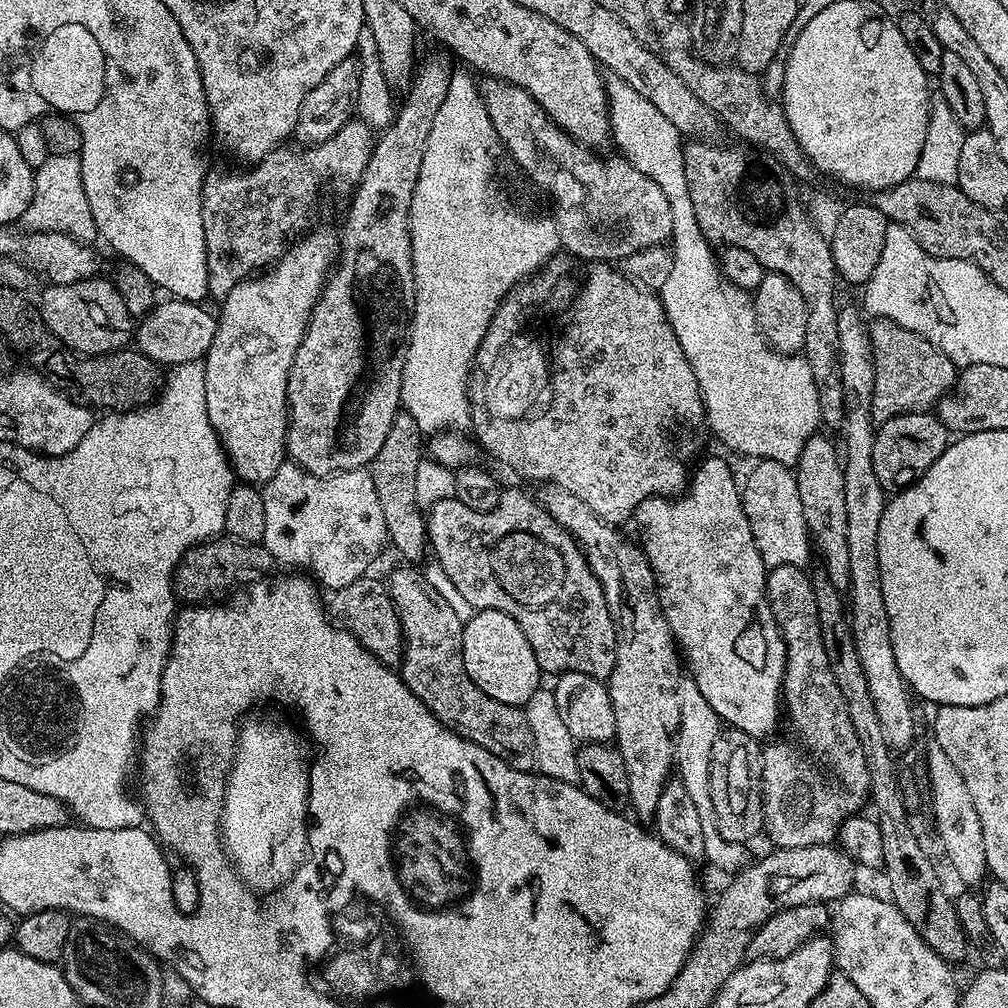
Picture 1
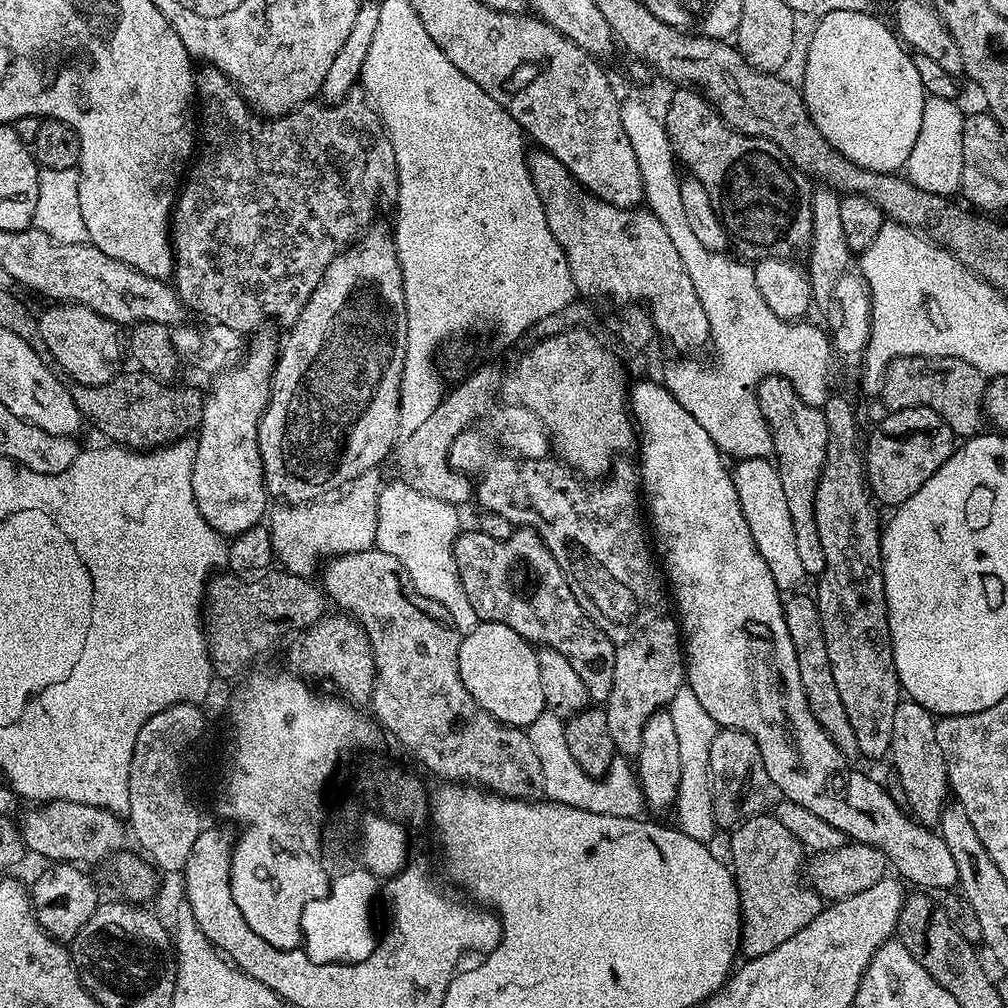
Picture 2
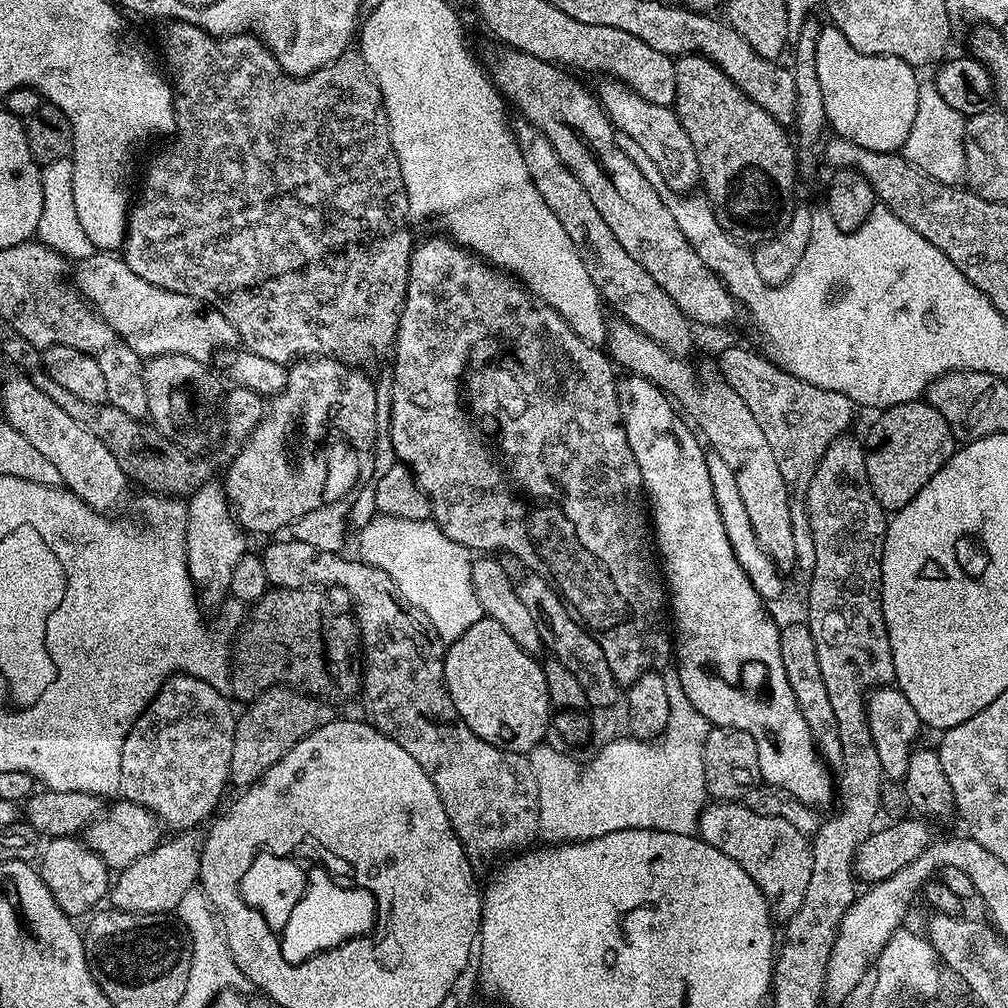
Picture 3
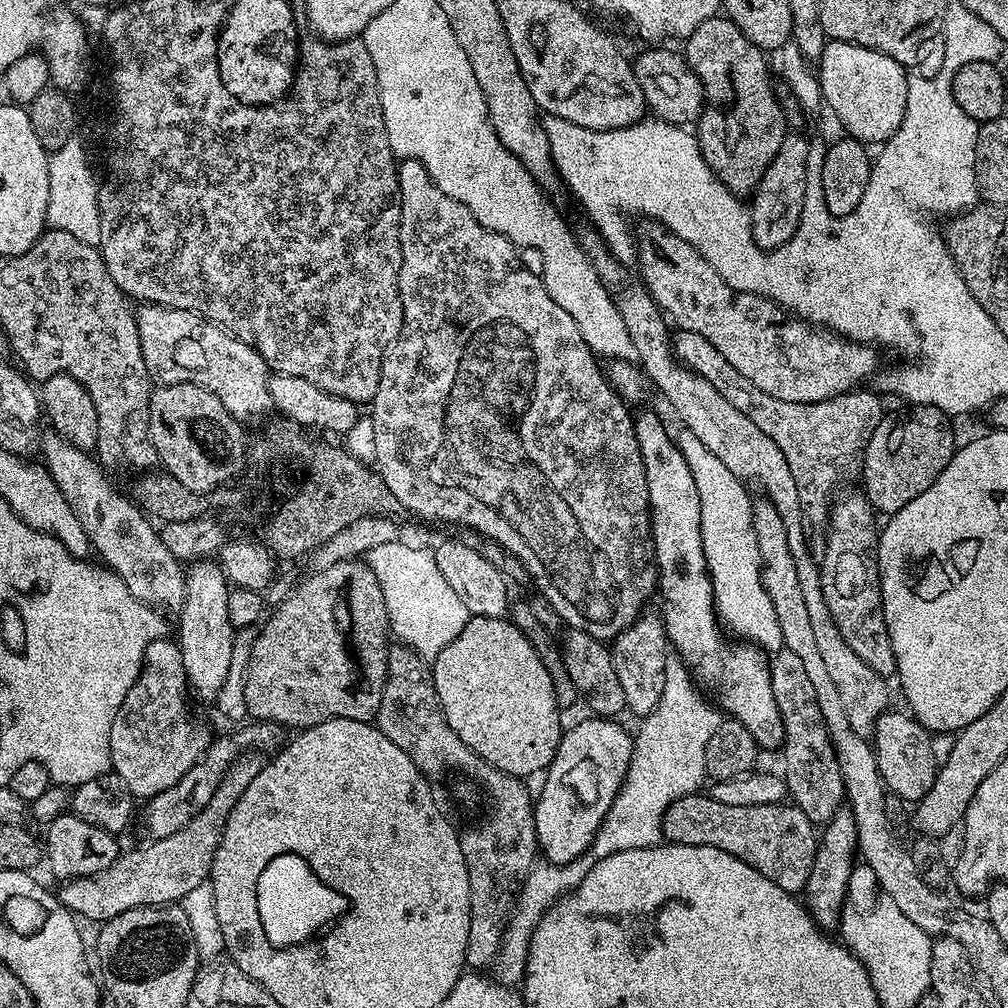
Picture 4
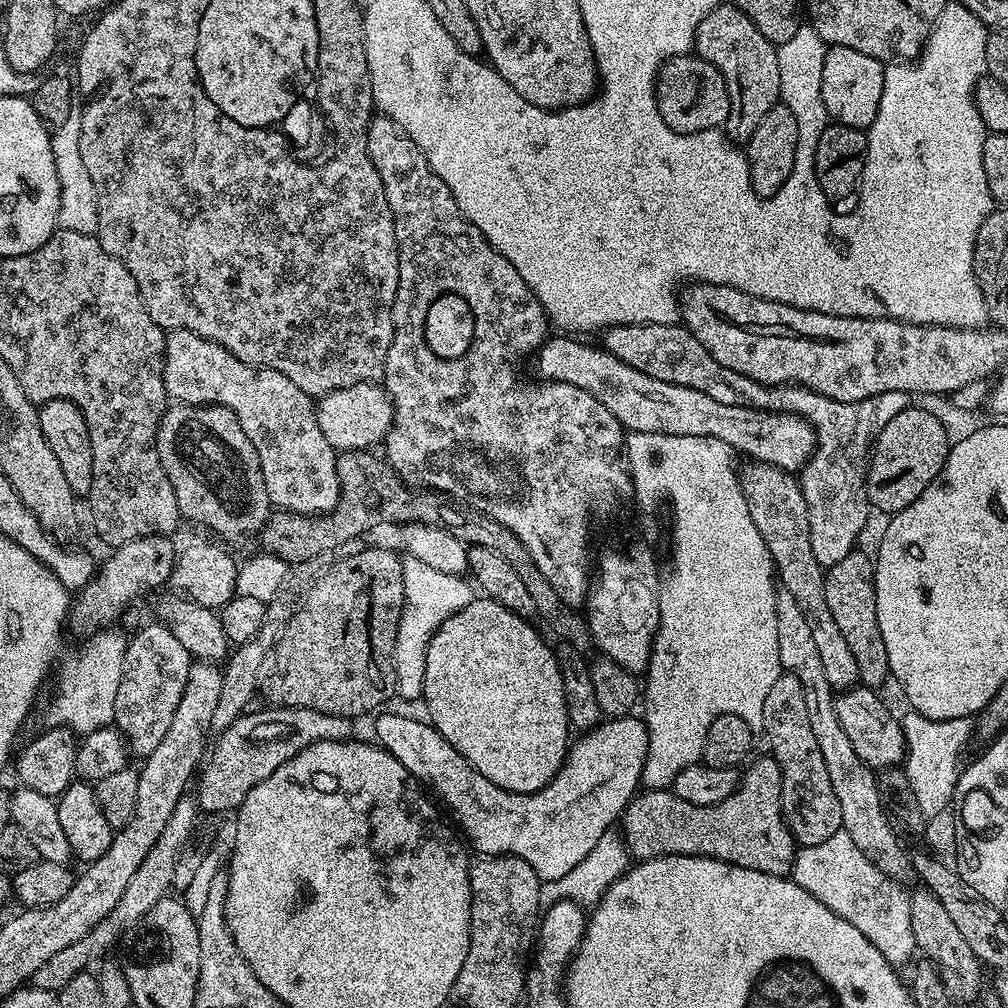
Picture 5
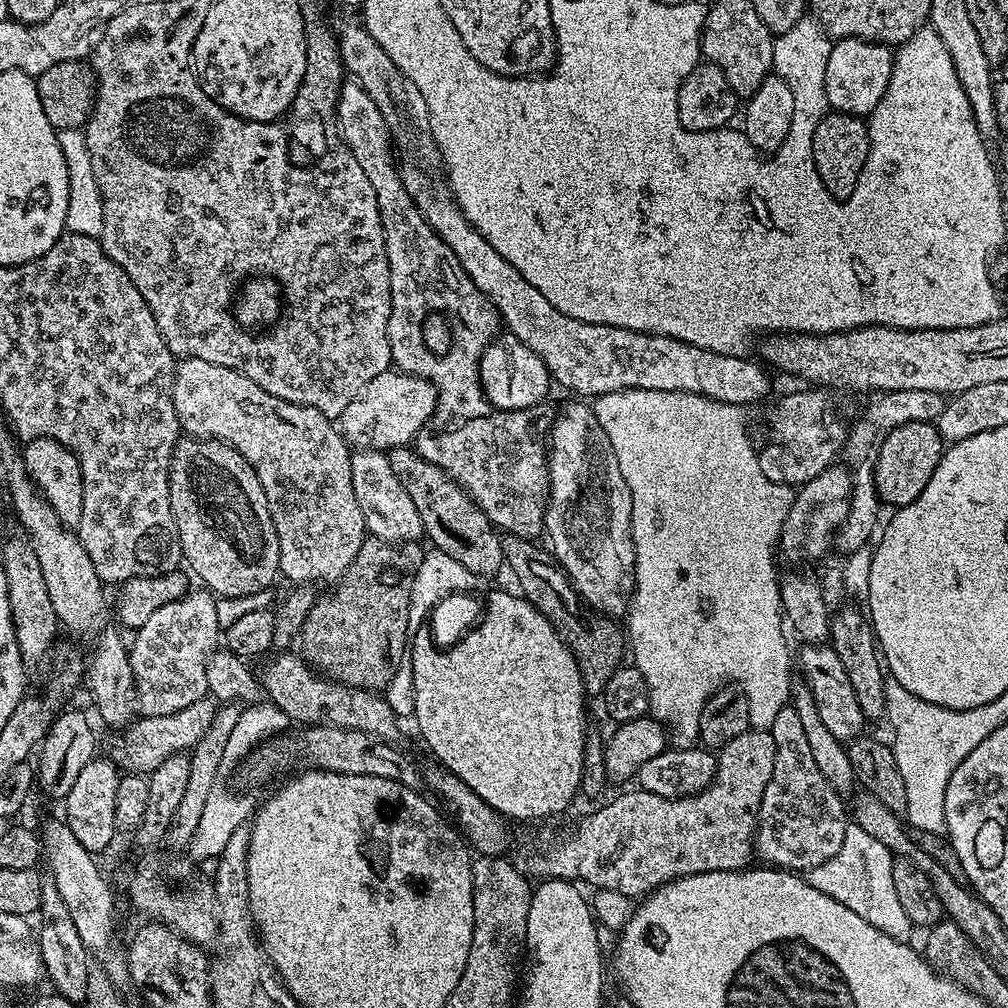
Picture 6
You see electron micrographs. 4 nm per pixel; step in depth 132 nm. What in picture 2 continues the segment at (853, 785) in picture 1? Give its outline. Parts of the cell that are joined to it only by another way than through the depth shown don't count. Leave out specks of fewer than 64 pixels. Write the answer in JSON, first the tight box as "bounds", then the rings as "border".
{"bounds":[783,594,859,758],"border":[[[800,594],[789,595],[792,597],[783,601],[784,617],[786,630],[790,630],[790,642],[794,642],[794,654],[798,658],[798,678],[802,678],[806,702],[814,718],[836,743],[840,753],[849,758],[859,757],[858,742],[854,738],[854,730],[850,727],[850,718],[846,718],[842,698],[838,698],[838,686],[834,686],[834,670],[830,670],[830,654],[826,654],[826,638],[822,638],[822,618],[818,614],[818,606],[811,595],[796,595]]]}

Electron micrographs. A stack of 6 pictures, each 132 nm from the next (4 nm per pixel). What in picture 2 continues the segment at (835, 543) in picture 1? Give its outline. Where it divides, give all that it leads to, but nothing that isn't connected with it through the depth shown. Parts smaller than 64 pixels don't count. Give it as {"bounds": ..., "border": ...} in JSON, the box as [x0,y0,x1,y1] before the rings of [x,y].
{"bounds":[757,376,826,578],"border":[[[765,376],[757,387],[757,401],[761,406],[769,430],[772,432],[774,463],[782,478],[782,491],[786,494],[794,526],[798,558],[802,561],[805,577],[819,578],[826,566],[822,554],[822,541],[818,538],[818,522],[814,520],[815,491],[818,490],[826,458],[826,418],[821,409],[802,402],[794,386],[781,376]]]}

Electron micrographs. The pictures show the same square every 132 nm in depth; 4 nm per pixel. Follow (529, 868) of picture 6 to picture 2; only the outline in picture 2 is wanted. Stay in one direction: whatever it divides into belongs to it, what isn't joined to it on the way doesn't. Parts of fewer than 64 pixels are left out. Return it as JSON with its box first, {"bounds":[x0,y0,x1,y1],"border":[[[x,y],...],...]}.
{"bounds":[728,814,822,958],"border":[[[761,814],[751,816],[749,820],[743,820],[741,824],[731,829],[730,836],[732,841],[729,842],[728,848],[732,851],[732,860],[730,867],[736,877],[736,889],[740,891],[740,952],[745,957],[751,958],[770,954],[770,950],[778,950],[782,942],[790,942],[802,926],[810,926],[814,918],[821,910],[822,898],[816,892],[816,889],[802,882],[796,876],[791,876],[788,872],[775,872],[774,869],[768,868],[768,844],[784,844],[789,842],[790,836],[782,822],[773,814]]]}

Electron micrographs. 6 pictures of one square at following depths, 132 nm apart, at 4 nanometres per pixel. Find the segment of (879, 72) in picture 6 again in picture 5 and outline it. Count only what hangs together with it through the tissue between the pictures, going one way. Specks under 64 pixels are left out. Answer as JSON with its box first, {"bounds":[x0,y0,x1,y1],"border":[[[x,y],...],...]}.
{"bounds":[818,47,884,130],"border":[[[829,47],[828,53],[822,58],[818,81],[818,100],[823,111],[825,108],[835,123],[861,130],[871,128],[884,89],[884,69],[881,61],[858,54],[858,50]]]}

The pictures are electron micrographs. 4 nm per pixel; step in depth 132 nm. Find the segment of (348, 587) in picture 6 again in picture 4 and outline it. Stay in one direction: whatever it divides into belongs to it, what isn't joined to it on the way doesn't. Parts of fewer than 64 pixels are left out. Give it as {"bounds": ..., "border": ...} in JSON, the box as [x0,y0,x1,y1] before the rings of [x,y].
{"bounds":[244,558,375,730],"border":[[[357,558],[354,560],[343,560],[321,572],[313,571],[311,573],[312,577],[310,577],[309,580],[302,581],[296,590],[290,593],[273,612],[271,609],[270,615],[263,621],[262,627],[256,633],[256,641],[252,647],[252,653],[248,659],[246,674],[244,675],[246,678],[246,706],[248,707],[248,716],[251,717],[253,721],[268,720],[271,724],[279,724],[288,730],[303,730],[310,726],[318,726],[322,722],[333,720],[334,718],[371,721],[373,717],[375,717],[374,702],[372,702],[368,696],[364,696],[364,694],[356,694],[356,696],[352,694],[352,686],[356,686],[356,684],[352,684],[352,674],[354,674],[354,672],[350,672],[350,664],[348,664],[348,658],[346,658],[346,656],[352,656],[354,648],[350,646],[350,642],[342,642],[342,640],[348,640],[350,636],[348,636],[346,632],[344,632],[344,634],[338,632],[338,630],[342,630],[342,628],[336,628],[336,626],[344,626],[342,622],[354,622],[352,610],[350,610],[350,608],[346,606],[346,602],[342,600],[342,598],[346,598],[346,596],[340,596],[340,592],[342,592],[342,588],[344,588],[344,582],[346,582],[348,578],[368,578],[368,572],[366,572],[366,570],[370,570],[368,563],[363,559]]]}

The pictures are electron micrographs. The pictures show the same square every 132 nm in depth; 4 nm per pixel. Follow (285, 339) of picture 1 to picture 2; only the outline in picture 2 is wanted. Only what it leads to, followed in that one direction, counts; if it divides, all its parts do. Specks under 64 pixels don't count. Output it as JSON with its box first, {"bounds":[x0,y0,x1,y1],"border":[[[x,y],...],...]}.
{"bounds":[192,330,278,538],"border":[[[268,330],[257,331],[247,341],[239,363],[213,379],[216,381],[212,393],[205,395],[204,409],[200,411],[200,436],[195,437],[196,456],[192,459],[194,498],[202,518],[225,538],[250,530],[269,511],[270,497],[264,486],[264,467],[258,450],[258,426],[268,405],[277,355],[278,340]]]}

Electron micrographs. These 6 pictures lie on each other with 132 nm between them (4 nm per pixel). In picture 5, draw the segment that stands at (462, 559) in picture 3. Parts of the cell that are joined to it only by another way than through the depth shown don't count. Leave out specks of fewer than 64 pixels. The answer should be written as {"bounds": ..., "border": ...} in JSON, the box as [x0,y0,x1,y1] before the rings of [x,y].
{"bounds":[394,555,474,701],"border":[[[405,555],[403,561],[404,609],[398,622],[398,638],[394,642],[396,691],[399,699],[419,701],[426,686],[426,650],[430,646],[430,638],[438,630],[438,626],[446,622],[446,618],[470,606],[474,588],[471,583],[467,584],[464,576],[442,574],[442,570],[434,570],[431,566],[426,566],[426,562],[418,562],[418,558],[413,556]]]}

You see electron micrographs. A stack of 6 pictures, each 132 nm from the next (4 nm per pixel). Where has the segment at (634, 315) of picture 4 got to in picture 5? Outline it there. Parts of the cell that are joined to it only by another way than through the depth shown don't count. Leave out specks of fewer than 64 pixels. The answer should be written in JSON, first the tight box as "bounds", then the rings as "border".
{"bounds":[739,462,859,690],"border":[[[748,462],[745,468],[739,469],[742,494],[746,498],[746,510],[750,510],[750,518],[754,518],[754,526],[758,526],[758,534],[762,534],[762,542],[770,550],[770,558],[775,575],[782,585],[783,591],[794,594],[794,602],[798,610],[810,625],[810,638],[818,649],[822,661],[822,671],[826,674],[826,682],[830,682],[833,690],[851,688],[859,681],[858,662],[854,662],[854,653],[846,646],[846,638],[842,638],[842,630],[838,630],[838,622],[834,622],[834,614],[830,606],[826,606],[826,590],[824,589],[825,569],[820,567],[818,558],[814,558],[814,549],[810,546],[810,518],[806,510],[806,498],[800,489],[799,479],[791,472],[783,472],[772,464]]]}

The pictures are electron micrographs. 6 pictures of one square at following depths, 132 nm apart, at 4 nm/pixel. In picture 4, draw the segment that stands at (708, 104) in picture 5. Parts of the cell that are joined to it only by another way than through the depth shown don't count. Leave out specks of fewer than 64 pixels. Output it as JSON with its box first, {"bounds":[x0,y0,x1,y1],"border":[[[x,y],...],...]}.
{"bounds":[634,46,706,126],"border":[[[656,46],[653,52],[644,52],[640,57],[635,57],[634,67],[638,86],[642,86],[644,98],[649,109],[652,108],[659,119],[667,124],[677,126],[692,126],[700,119],[701,112],[706,107],[704,87],[694,70],[684,61],[679,51],[671,52],[671,47]]]}

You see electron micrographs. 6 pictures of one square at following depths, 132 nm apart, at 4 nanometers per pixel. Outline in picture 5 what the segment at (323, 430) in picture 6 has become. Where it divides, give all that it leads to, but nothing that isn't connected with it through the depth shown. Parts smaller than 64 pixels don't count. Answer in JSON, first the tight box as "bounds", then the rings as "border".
{"bounds":[164,328,340,516],"border":[[[173,328],[164,342],[164,385],[169,397],[182,404],[220,404],[238,418],[246,438],[254,442],[258,450],[258,462],[262,466],[262,478],[266,482],[268,503],[273,509],[297,512],[300,516],[322,516],[332,512],[340,501],[340,475],[336,465],[336,449],[326,442],[326,434],[318,426],[316,404],[286,374],[273,368],[257,368],[247,364],[218,342],[202,338],[185,328]]]}

